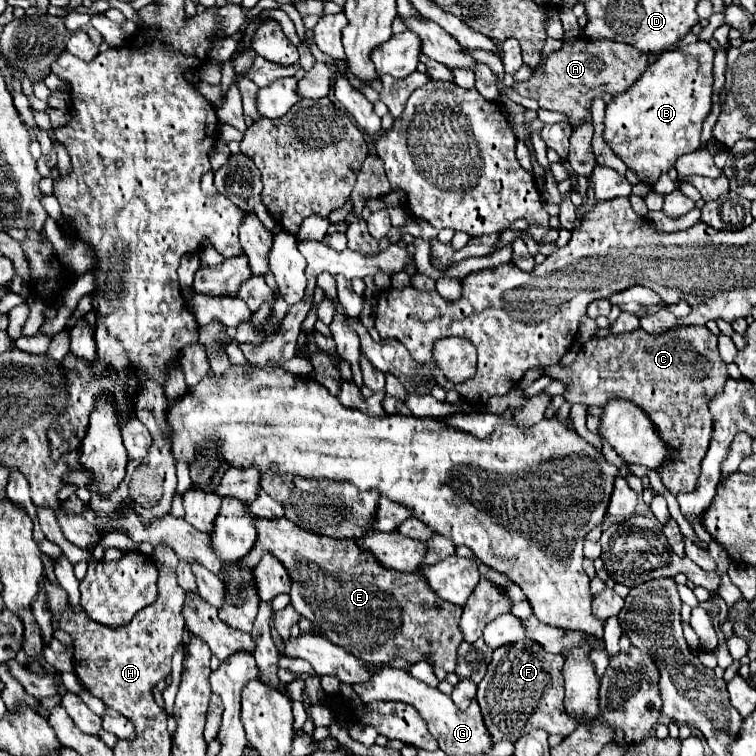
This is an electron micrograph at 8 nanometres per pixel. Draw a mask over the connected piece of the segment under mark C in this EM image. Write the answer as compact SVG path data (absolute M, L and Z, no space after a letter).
M679 325L673 329L667 329L665 333L653 335L647 333L645 329L635 329L629 333L619 333L619 335L609 335L605 339L593 337L589 339L581 351L577 353L577 359L571 367L561 367L553 365L547 367L547 375L563 381L567 385L565 389L565 399L569 403L583 403L583 405L605 405L611 399L629 399L641 409L647 409L651 413L655 427L663 431L663 437L673 445L681 449L679 461L665 465L659 469L661 479L665 487L677 495L681 491L693 491L699 479L699 467L701 459L705 457L709 449L709 441L713 435L713 415L709 413L709 401L723 391L725 379L727 379L727 363L721 359L719 349L717 349L717 337L707 329L707 327L687 327Z

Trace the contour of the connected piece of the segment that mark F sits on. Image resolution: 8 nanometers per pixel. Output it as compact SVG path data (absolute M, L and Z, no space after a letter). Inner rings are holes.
M531 639L501 645L493 651L493 661L489 663L487 675L477 689L477 703L481 707L485 727L493 741L507 739L515 743L531 729L543 729L561 737L567 737L575 731L579 721L563 707L563 665L563 655L545 653L541 645Z

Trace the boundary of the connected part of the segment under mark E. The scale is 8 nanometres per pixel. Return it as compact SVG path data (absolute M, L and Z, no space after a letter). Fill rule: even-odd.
M253 517L253 523L257 529L257 541L247 557L241 561L241 565L255 567L265 553L273 553L279 561L283 561L293 579L293 589L289 593L291 605L297 613L319 625L329 641L359 655L367 663L383 663L391 657L407 657L413 663L421 659L437 659L437 663L443 663L447 673L455 672L457 647L463 641L463 633L459 629L459 605L439 599L415 573L401 573L395 569L379 567L375 559L369 559L365 553L359 553L359 549L355 549L353 539L337 541L325 535L317 535L299 529L285 517Z

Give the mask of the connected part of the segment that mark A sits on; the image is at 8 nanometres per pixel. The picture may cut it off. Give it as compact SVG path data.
M579 37L571 43L569 41L563 41L563 43L565 45L559 51L555 51L547 57L545 65L540 70L533 71L534 73L528 81L515 82L514 90L523 97L535 99L539 103L539 107L543 107L543 109L563 113L573 127L579 127L589 119L589 109L591 109L593 99L603 97L605 93L609 93L613 97L625 93L625 89L629 89L647 69L647 57L643 57L643 53L639 53L635 47L625 45L625 43L617 43L611 39L589 39L589 37Z

